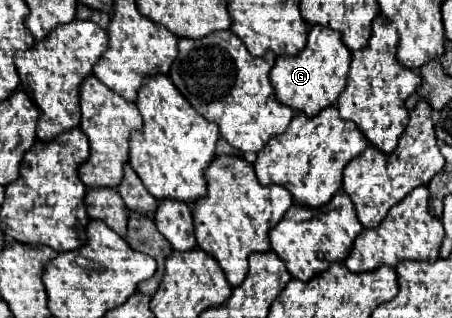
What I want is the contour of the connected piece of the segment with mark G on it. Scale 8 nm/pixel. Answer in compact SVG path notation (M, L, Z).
M312 26L308 32L306 48L298 56L276 58L276 64L270 72L270 82L276 90L276 98L286 106L304 112L306 116L316 116L320 110L332 106L344 92L350 60L352 54L342 44L338 32L330 32L330 28L322 26Z

